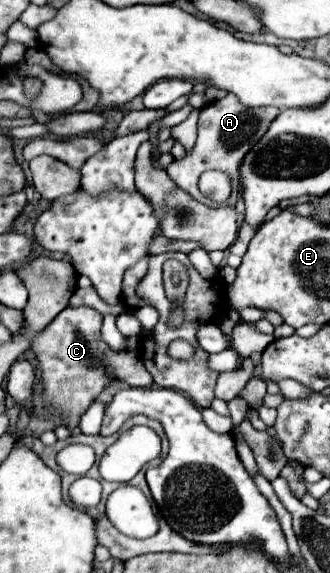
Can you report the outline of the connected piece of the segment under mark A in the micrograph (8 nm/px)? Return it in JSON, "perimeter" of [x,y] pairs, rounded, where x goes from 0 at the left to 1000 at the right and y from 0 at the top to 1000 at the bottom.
{"perimeter":[[[688,164],[682,171],[670,175],[652,175],[639,182],[627,182],[621,188],[609,188],[603,195],[603,237],[597,237],[597,251],[585,258],[585,265],[561,269],[555,279],[542,283],[524,283],[506,290],[506,304],[518,307],[518,314],[567,332],[585,346],[609,349],[615,356],[639,356],[597,328],[597,314],[603,314],[603,304],[615,304],[621,297],[670,297],[682,304],[694,304],[700,311],[700,325],[706,325],[706,339],[700,346],[682,353],[682,356],[712,356],[712,346],[718,346],[718,335],[724,335],[724,304],[718,304],[718,293],[736,279],[736,269],[797,237],[797,230],[815,223],[815,216],[839,206],[845,199],[845,188],[833,185],[797,185],[797,188],[748,188],[742,182],[730,182],[718,175],[712,164]]]}

